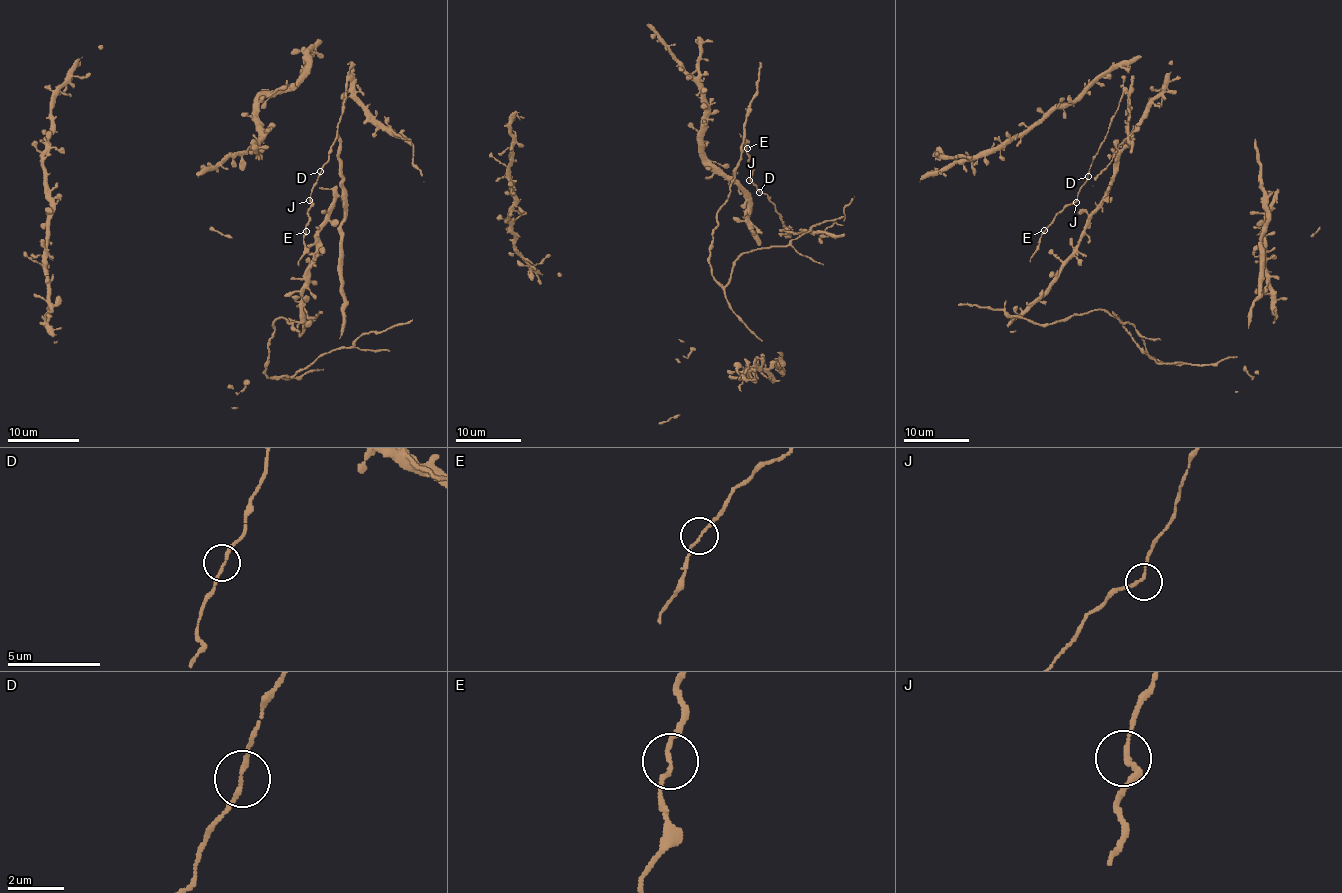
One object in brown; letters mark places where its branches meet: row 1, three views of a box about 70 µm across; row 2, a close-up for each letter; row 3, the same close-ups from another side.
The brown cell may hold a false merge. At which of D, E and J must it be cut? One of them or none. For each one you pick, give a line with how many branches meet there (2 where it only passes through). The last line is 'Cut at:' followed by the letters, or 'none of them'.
Cut at: none of them

